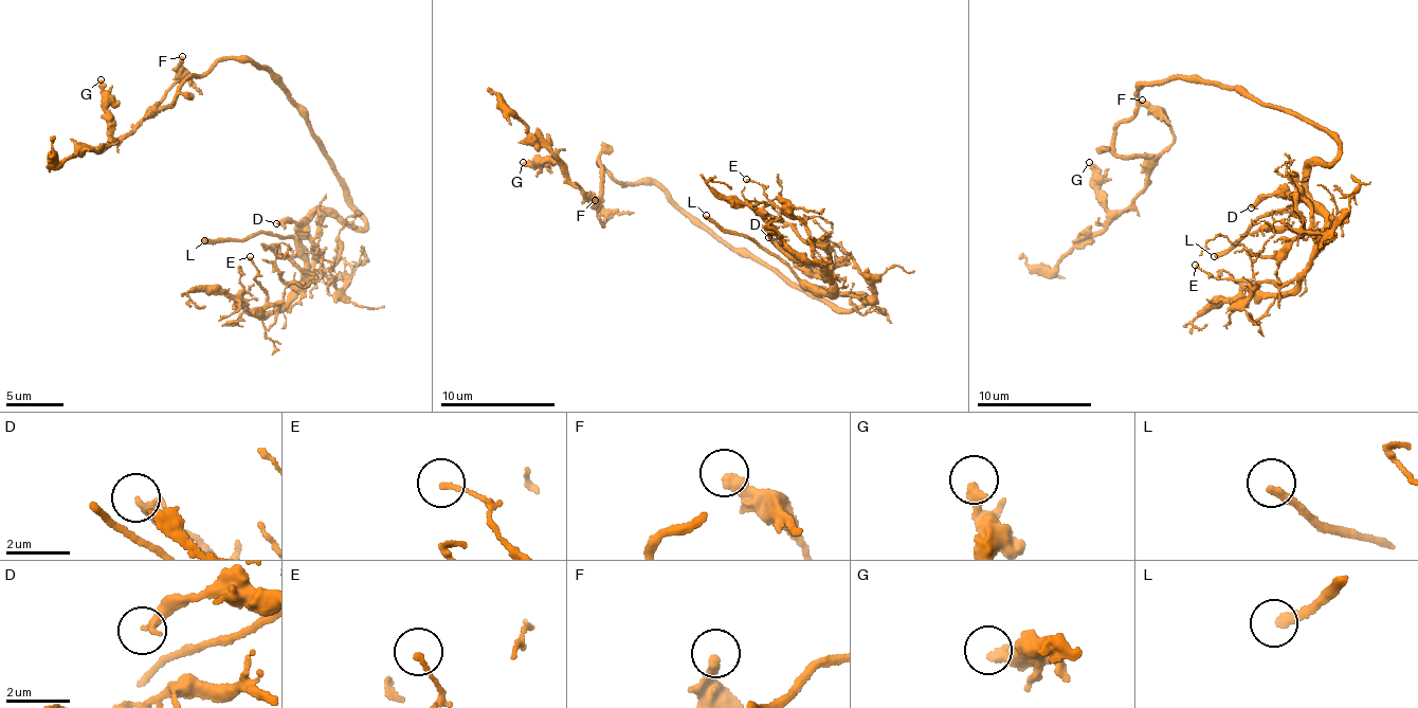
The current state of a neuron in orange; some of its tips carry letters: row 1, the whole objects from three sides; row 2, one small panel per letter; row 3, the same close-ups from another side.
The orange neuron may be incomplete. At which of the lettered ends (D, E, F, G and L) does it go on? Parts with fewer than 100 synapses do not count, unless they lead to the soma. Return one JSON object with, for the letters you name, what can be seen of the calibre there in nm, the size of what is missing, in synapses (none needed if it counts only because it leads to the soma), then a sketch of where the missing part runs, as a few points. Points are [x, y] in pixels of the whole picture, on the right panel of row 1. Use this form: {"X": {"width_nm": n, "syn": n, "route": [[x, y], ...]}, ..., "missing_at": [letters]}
{"L": {"width_nm": 260, "route": [[1214, 256], [1166, 261], [1139, 224], [1141, 192], [1180, 140], [1280, 89], [1289, 56], [1317, 29], [1367, 56]]}, "missing_at": ["L"]}

